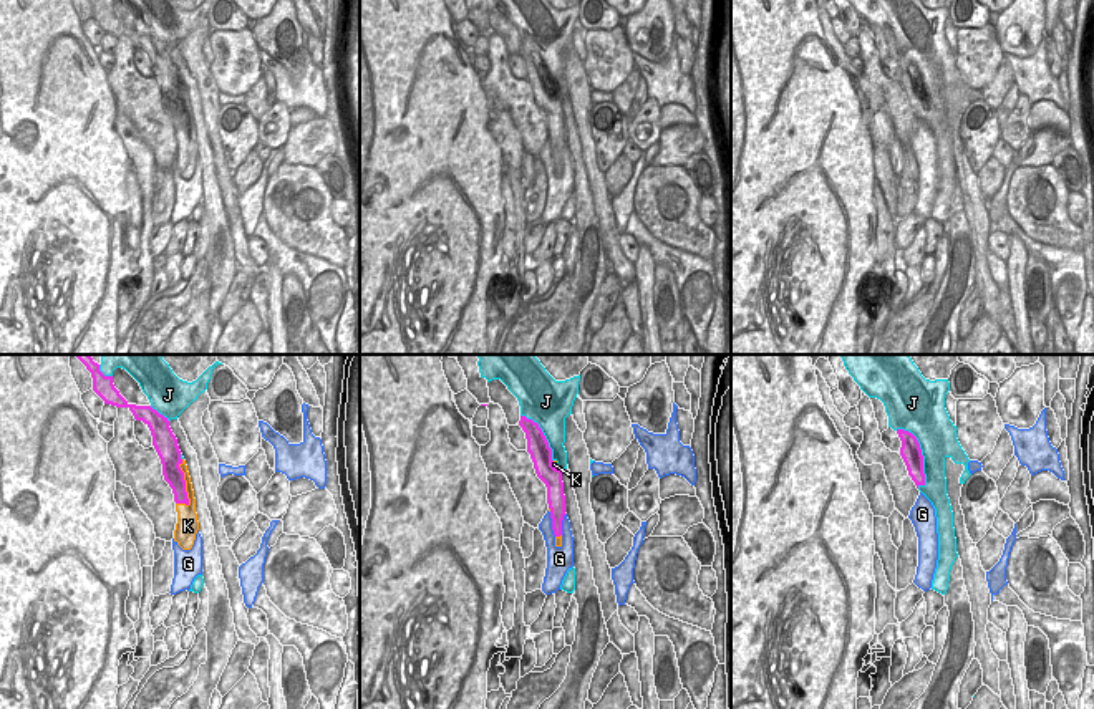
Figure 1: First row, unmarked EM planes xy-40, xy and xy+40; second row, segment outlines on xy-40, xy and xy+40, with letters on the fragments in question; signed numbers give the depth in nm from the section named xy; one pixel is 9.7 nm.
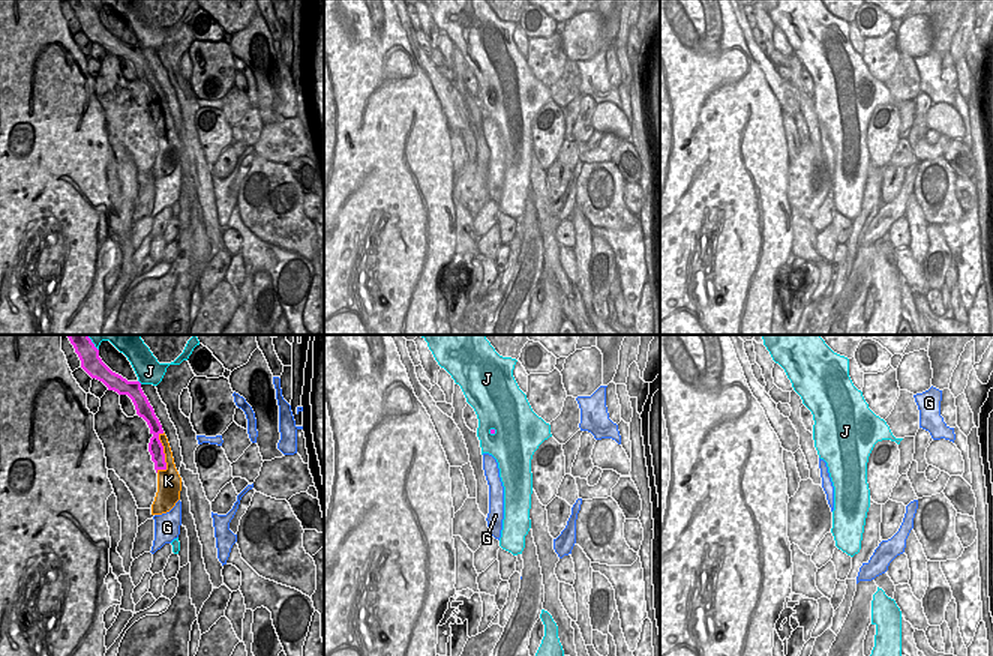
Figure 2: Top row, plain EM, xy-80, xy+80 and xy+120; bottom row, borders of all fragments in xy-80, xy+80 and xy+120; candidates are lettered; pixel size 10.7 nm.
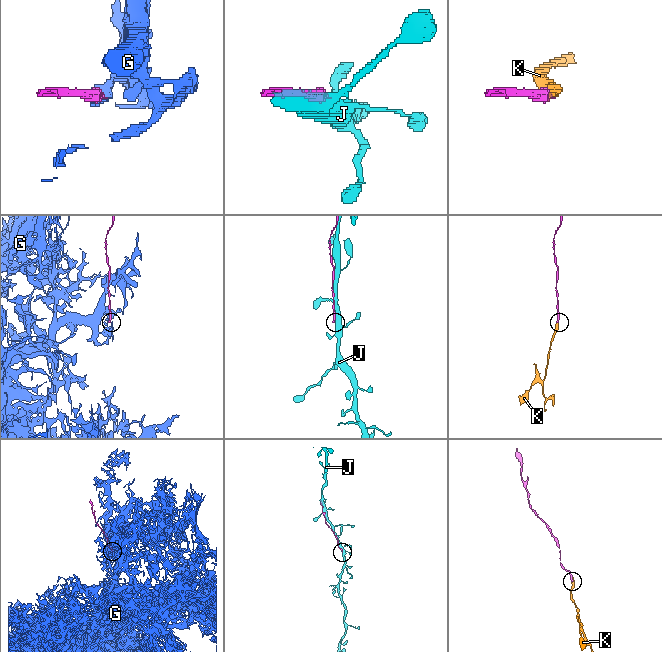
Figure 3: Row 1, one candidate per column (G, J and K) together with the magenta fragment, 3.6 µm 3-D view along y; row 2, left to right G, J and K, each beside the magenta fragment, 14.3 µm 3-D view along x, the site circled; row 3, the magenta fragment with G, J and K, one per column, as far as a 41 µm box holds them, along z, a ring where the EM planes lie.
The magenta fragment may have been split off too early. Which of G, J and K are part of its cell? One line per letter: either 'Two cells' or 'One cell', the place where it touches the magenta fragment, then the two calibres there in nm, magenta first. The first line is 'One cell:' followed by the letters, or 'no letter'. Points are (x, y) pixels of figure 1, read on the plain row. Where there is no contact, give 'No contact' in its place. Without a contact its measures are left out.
One cell: K
G: Two cells. Touches magenta at xy (552, 153). Thickness 190 nm (magenta) against 130 nm
J: Two cells. Touches magenta at xy+40 (920, 81). Thickness 200 nm (magenta) against 380 nm
K: One cell. Touches magenta at xy-40 (184, 111). Thickness 190 nm (magenta) against 100 nm

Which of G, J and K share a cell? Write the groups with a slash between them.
G / J / K

